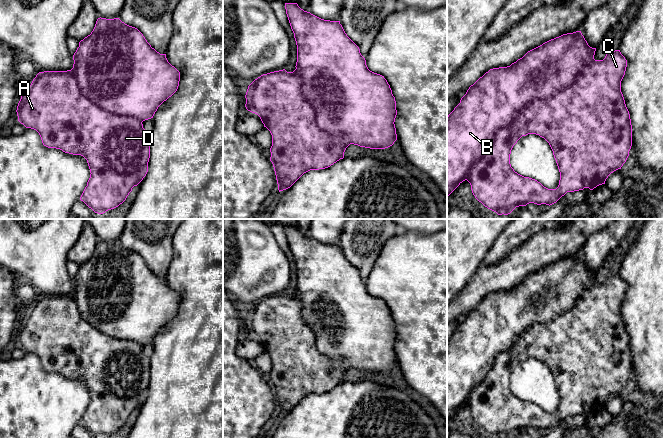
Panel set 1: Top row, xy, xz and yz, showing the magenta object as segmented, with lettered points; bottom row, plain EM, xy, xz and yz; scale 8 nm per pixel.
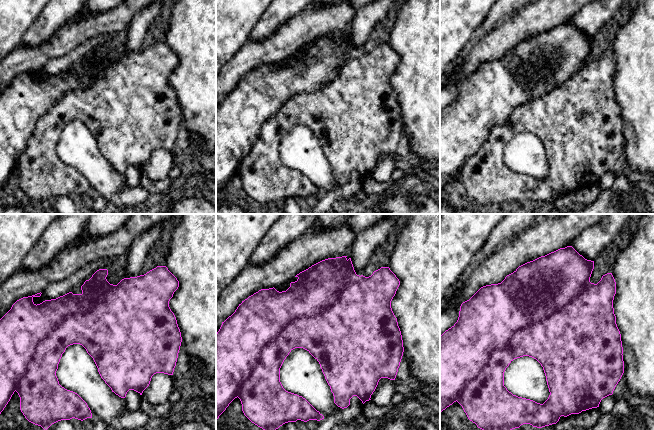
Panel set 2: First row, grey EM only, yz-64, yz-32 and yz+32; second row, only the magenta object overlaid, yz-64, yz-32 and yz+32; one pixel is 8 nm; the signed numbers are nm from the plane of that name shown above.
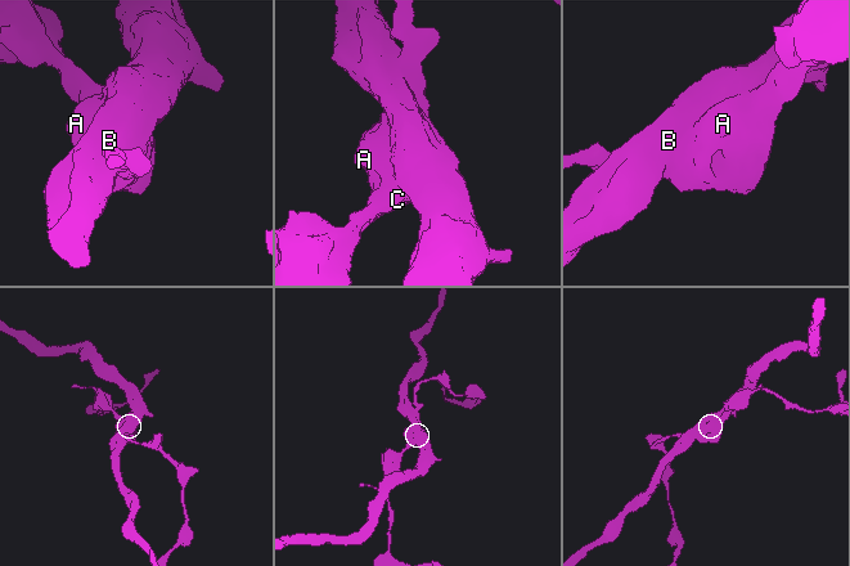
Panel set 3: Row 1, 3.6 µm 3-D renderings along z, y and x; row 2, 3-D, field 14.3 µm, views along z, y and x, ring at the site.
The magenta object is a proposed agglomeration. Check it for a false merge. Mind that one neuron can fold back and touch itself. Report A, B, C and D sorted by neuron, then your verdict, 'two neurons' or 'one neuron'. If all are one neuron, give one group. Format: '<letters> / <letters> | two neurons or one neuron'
A C D / B | two neurons

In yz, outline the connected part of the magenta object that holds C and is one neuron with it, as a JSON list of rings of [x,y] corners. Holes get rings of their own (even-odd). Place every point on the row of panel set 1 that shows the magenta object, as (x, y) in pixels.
[[[620,50],[610,51],[603,60],[593,59],[587,63],[572,85],[546,100],[535,99],[522,108],[510,125],[496,131],[493,142],[484,157],[470,169],[467,181],[471,185],[475,198],[498,215],[508,215],[519,206],[526,206],[529,203],[550,206],[567,192],[579,191],[584,188],[593,190],[597,186],[605,184],[608,176],[621,169],[626,162],[632,146],[630,114],[621,92],[621,81],[626,67],[627,60]],[[528,134],[539,135],[549,143],[560,172],[559,185],[556,189],[548,189],[537,180],[518,174],[511,167],[510,154],[513,146],[522,136]]]

